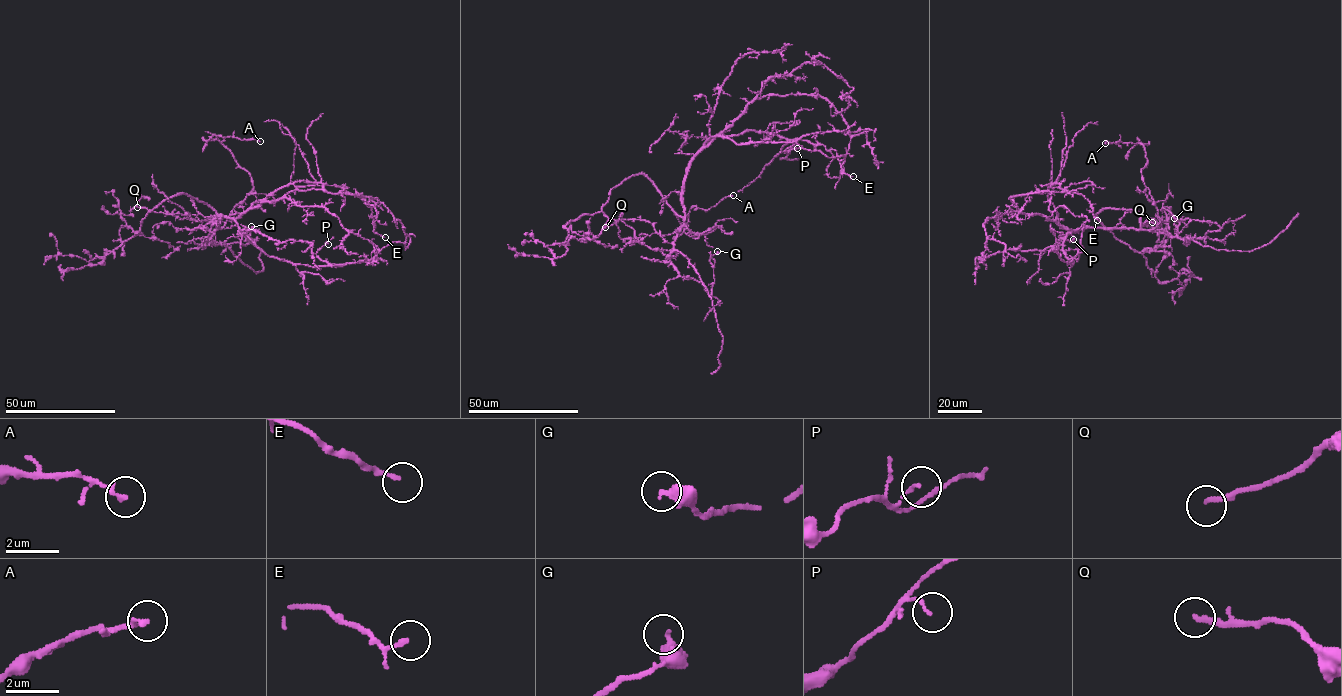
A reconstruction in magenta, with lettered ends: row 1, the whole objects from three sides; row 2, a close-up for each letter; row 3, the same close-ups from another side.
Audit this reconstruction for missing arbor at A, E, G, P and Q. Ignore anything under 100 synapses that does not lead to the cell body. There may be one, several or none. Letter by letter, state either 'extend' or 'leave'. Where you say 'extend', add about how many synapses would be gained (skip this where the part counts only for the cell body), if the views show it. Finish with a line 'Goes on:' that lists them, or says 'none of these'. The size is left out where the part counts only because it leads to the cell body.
A: leave
E: leave
G: leave
P: leave
Q: leave
Goes on: none of these

